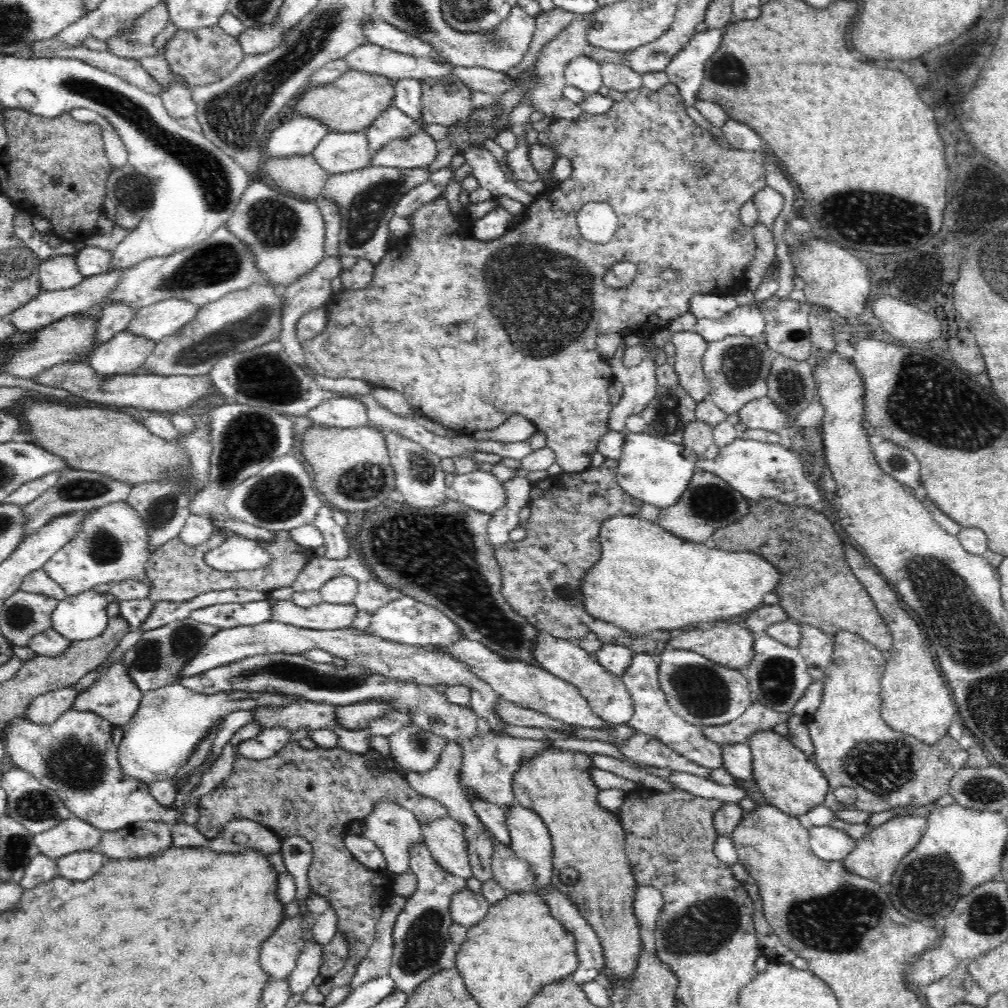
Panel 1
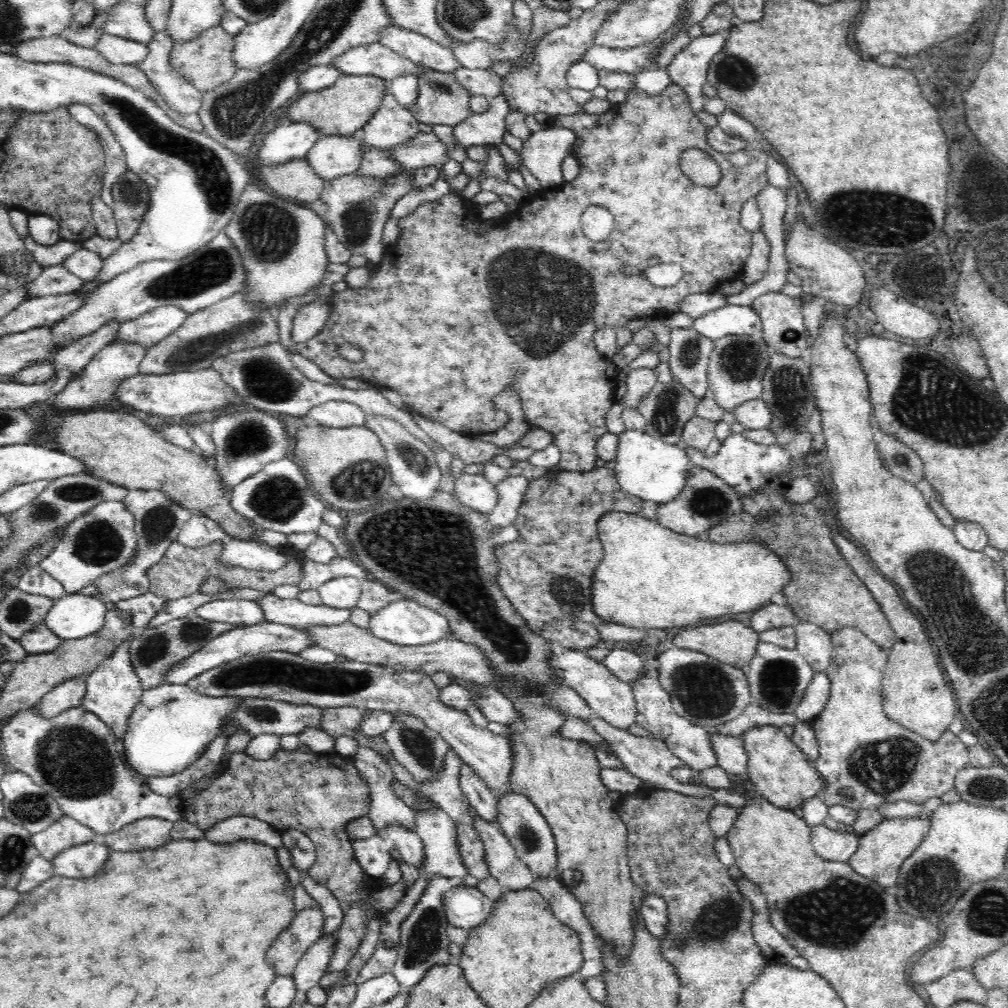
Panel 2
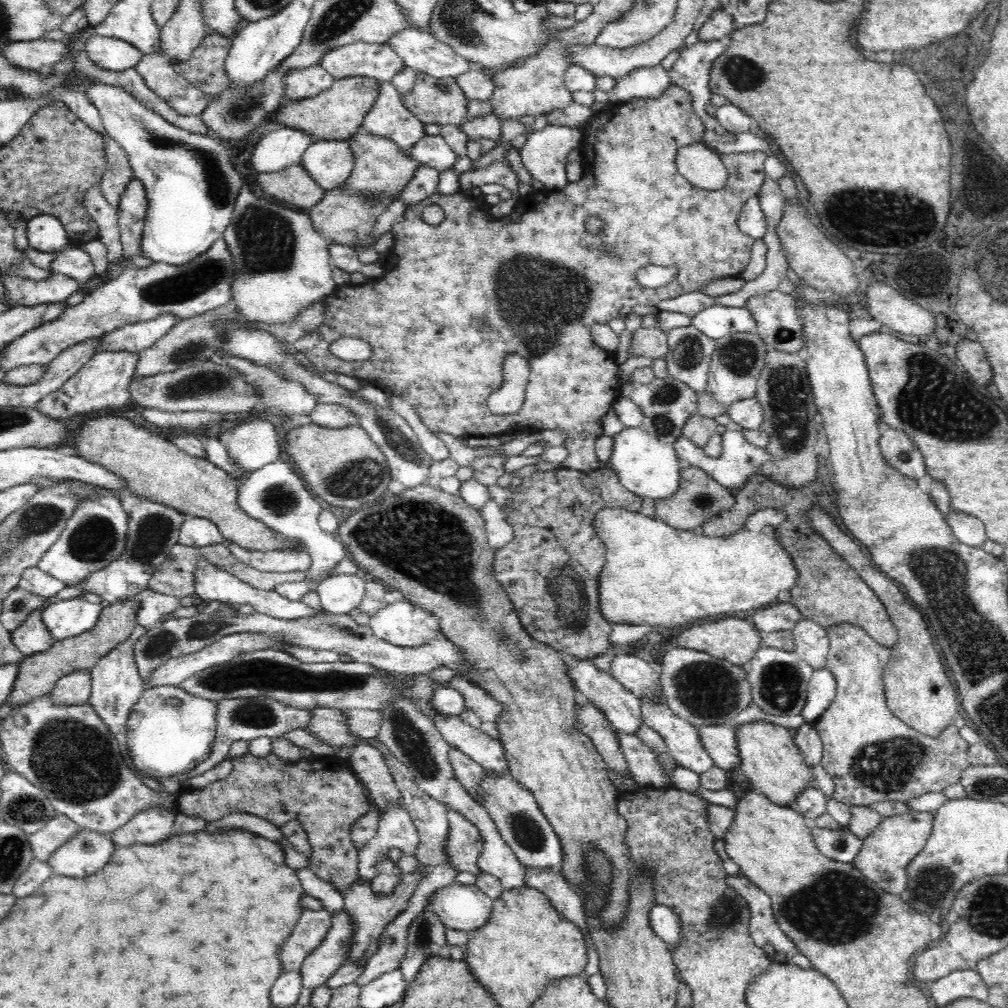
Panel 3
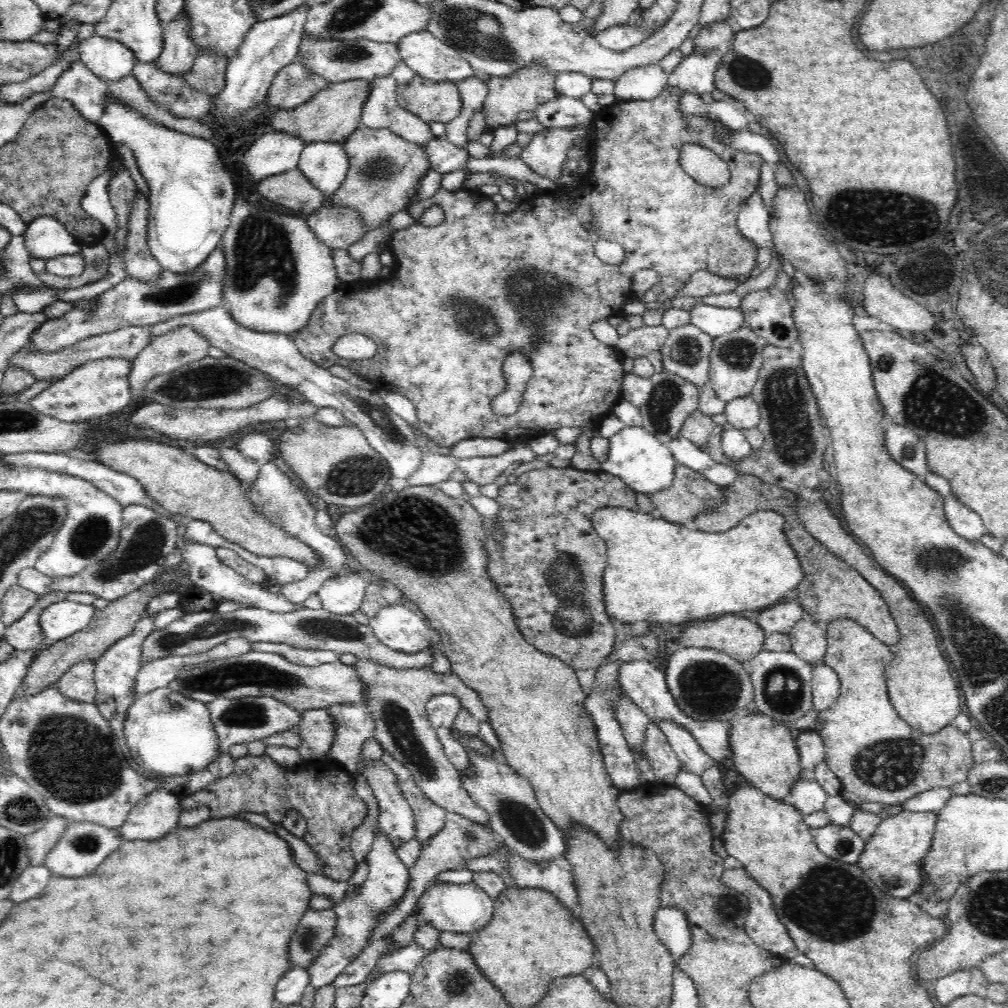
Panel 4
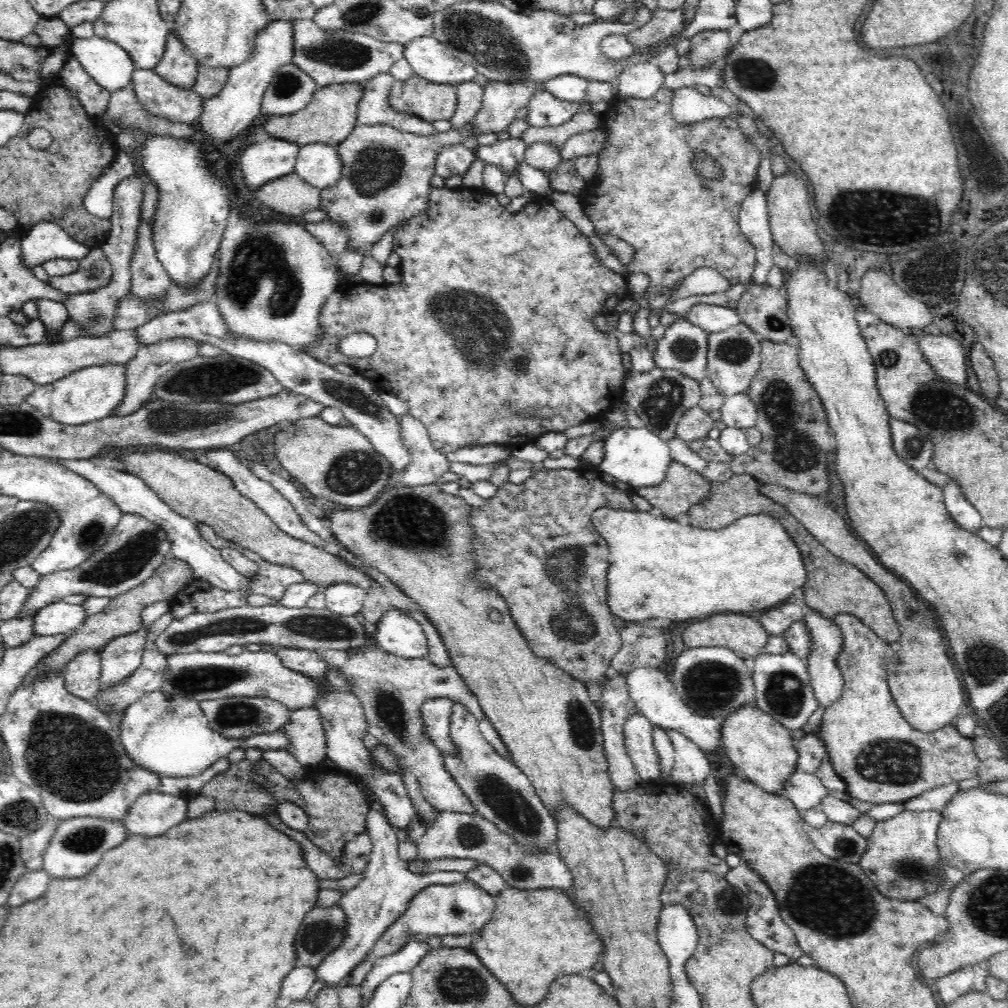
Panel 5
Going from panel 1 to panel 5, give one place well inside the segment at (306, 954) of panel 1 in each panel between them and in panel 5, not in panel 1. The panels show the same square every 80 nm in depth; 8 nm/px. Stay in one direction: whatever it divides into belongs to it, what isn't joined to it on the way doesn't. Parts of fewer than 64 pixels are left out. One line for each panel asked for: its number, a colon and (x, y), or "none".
2: (315, 964)
3: (327, 959)
4: (359, 915)
5: (382, 897)

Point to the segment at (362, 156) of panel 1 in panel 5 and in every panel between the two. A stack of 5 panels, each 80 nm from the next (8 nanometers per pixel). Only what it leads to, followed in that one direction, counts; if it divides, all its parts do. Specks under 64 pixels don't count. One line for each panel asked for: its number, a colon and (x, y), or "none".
2: (330, 158)
3: (329, 163)
4: (324, 164)
5: (318, 165)

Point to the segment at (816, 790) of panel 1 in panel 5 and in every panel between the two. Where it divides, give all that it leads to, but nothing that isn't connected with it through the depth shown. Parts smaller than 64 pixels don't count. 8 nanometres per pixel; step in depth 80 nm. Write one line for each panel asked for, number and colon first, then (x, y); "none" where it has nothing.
2: (780, 771)
3: (769, 757)
4: (763, 751)
5: (754, 741)

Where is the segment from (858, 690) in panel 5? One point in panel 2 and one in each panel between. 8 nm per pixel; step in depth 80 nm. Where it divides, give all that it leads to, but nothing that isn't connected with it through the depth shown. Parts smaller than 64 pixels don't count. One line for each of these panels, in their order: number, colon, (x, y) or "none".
2: (895, 764)
3: (858, 726)
4: (878, 757)

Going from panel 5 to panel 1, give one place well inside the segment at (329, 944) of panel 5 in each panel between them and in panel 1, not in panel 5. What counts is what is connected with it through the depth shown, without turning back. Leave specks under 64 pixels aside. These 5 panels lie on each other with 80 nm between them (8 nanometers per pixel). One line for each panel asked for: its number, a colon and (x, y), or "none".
1: (281, 951)
2: (308, 927)
3: (313, 926)
4: (317, 928)

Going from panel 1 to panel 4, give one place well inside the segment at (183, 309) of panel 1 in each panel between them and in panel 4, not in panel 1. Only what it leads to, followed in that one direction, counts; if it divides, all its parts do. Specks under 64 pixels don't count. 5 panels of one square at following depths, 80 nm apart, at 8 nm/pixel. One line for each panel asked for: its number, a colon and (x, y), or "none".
2: (146, 331)
3: (134, 338)
4: (125, 343)

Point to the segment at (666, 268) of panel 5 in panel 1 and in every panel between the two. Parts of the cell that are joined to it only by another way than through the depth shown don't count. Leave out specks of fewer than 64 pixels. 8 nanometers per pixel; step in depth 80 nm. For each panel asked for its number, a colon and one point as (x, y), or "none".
1: (536, 295)
2: (448, 301)
3: (456, 296)
4: (480, 285)

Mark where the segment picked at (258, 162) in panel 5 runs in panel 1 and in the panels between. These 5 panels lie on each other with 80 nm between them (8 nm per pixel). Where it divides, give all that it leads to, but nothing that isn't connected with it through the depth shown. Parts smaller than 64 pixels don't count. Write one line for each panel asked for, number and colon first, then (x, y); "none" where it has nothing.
1: (299, 136)
2: (290, 142)
3: (281, 148)
4: (272, 154)

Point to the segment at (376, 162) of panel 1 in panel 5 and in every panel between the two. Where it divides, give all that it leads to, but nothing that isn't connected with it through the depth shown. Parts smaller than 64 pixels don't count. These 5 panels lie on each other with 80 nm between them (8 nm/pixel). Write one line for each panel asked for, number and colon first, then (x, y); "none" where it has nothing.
2: (426, 150)
3: (433, 151)
4: (446, 157)
5: (453, 162)

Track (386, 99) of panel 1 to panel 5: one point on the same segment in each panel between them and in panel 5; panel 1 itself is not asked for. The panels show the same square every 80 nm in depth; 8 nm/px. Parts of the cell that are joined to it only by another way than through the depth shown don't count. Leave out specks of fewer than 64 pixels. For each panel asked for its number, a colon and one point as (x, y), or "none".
2: (342, 110)
3: (336, 114)
4: (332, 115)
5: (332, 113)

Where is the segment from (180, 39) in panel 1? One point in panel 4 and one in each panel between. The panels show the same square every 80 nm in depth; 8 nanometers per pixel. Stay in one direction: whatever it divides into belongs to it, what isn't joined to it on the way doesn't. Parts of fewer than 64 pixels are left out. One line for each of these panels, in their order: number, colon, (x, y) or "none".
2: (206, 63)
3: (205, 70)
4: (208, 73)

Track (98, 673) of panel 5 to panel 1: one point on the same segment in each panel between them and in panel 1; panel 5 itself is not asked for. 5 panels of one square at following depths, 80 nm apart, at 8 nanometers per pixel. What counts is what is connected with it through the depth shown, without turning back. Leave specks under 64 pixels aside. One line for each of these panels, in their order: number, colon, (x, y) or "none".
1: (44, 709)
2: (70, 693)
3: (76, 687)
4: (78, 682)

